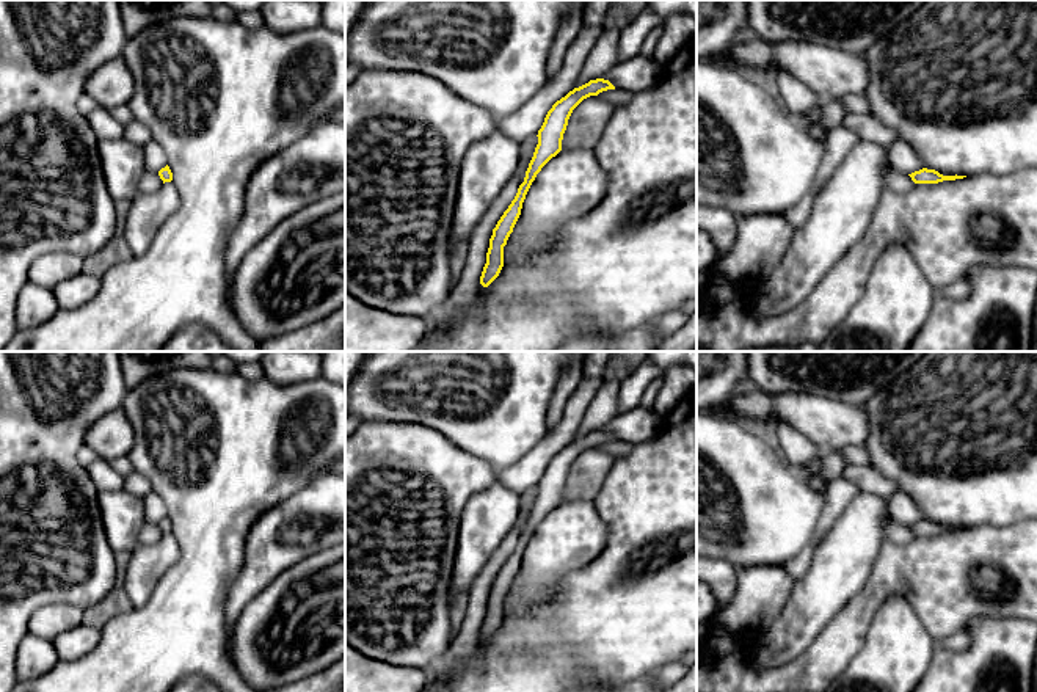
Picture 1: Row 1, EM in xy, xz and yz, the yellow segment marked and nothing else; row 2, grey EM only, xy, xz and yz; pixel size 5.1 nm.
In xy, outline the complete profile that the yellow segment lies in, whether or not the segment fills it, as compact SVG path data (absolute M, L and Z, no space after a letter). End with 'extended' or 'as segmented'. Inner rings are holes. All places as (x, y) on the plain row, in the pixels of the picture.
M166 516L158 524L146 523L140 532L138 541L140 544L152 544L158 541L165 534L173 532L173 524Z; extended

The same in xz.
M604 430L590 432L557 452L538 482L538 496L522 530L519 523L504 537L469 590L466 618L436 664L436 678L453 679L477 648L478 637L488 639L504 618L504 598L521 566L526 546L541 519L562 502L563 485L573 461L587 449L615 441Z; extended

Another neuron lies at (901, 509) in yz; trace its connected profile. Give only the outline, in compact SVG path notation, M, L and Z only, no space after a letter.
M897 491L891 496L886 496L885 502L886 515L897 524L911 526L926 519L915 501L907 493Z

